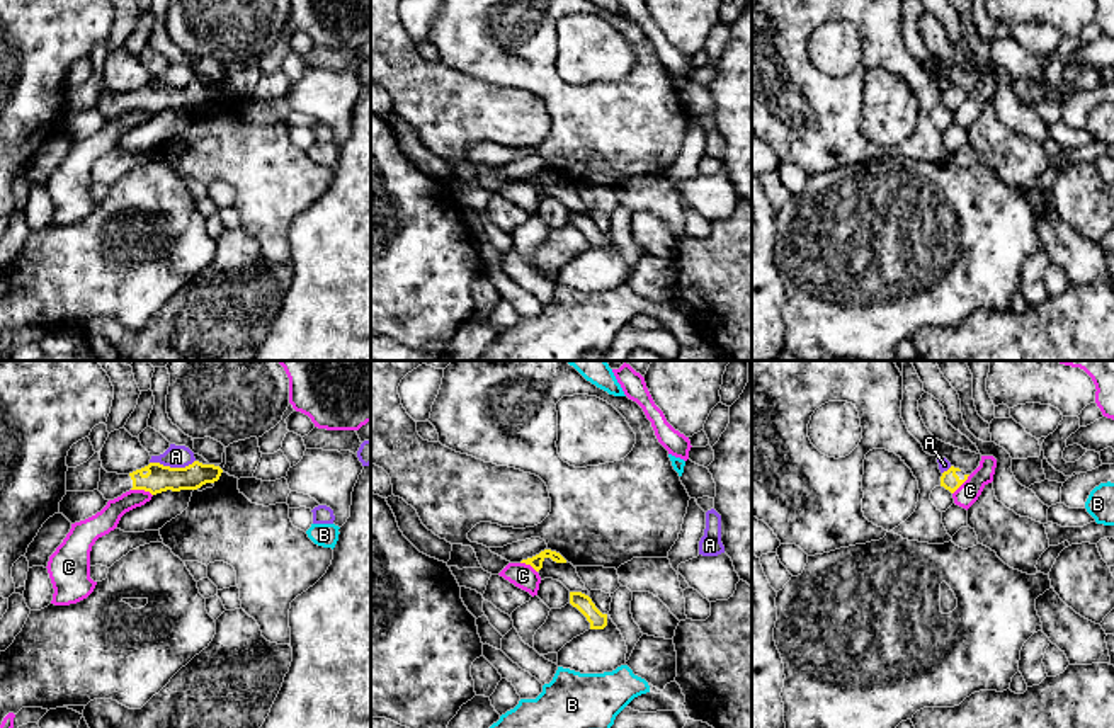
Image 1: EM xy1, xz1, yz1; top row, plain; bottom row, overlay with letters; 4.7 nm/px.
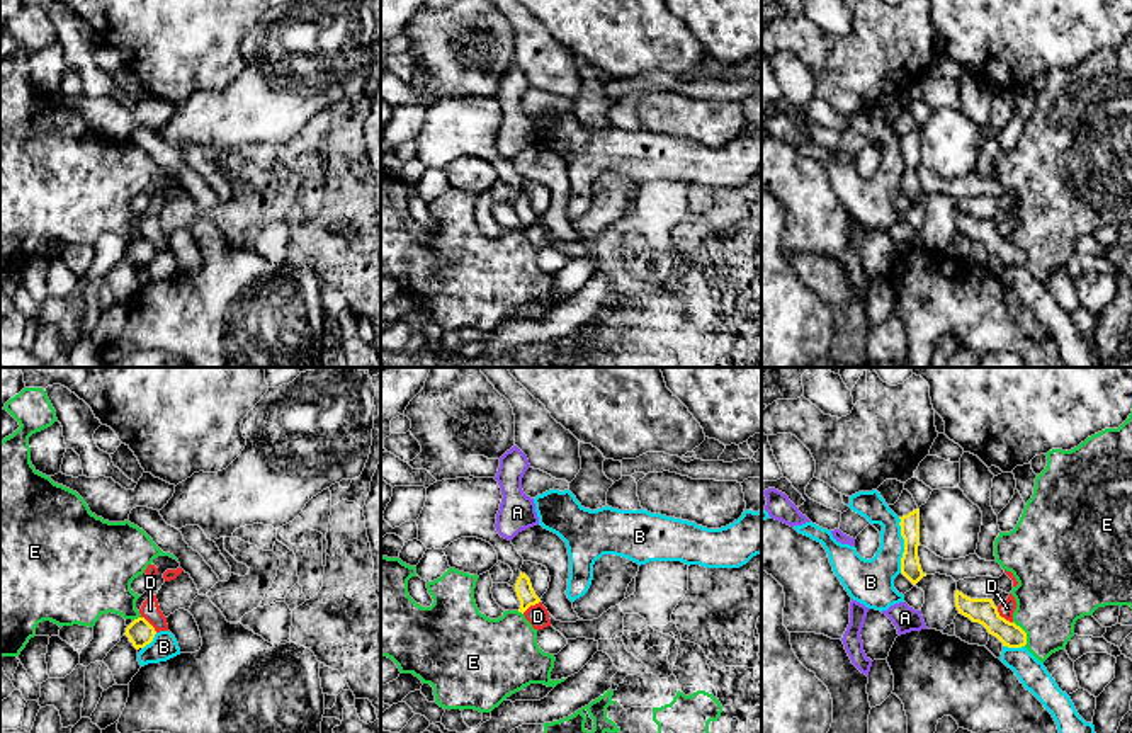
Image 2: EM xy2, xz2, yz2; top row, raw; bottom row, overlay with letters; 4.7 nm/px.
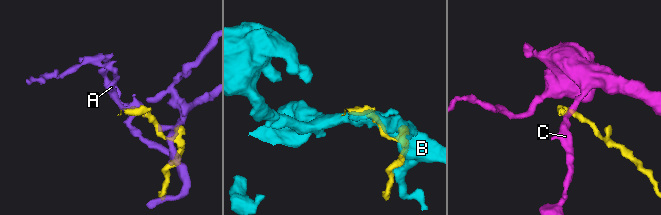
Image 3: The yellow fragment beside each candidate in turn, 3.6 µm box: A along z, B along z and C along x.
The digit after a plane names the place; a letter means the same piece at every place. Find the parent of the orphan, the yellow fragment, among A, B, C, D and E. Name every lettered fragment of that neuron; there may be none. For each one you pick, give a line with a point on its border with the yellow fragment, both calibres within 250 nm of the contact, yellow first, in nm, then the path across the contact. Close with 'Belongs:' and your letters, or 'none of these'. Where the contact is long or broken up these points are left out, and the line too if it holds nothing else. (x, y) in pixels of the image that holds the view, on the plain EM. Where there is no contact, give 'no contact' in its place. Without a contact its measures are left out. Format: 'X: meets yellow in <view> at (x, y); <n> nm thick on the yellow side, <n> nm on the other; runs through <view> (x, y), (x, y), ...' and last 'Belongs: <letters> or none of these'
Belongs: none of these

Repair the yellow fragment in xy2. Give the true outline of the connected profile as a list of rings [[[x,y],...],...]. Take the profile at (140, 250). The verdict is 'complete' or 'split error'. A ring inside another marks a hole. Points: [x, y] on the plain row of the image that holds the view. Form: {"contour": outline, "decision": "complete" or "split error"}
{"contour": [[[138,236],[126,247],[124,253],[129,257],[133,265],[139,269],[153,260],[156,250],[144,236]]], "decision": "complete"}

